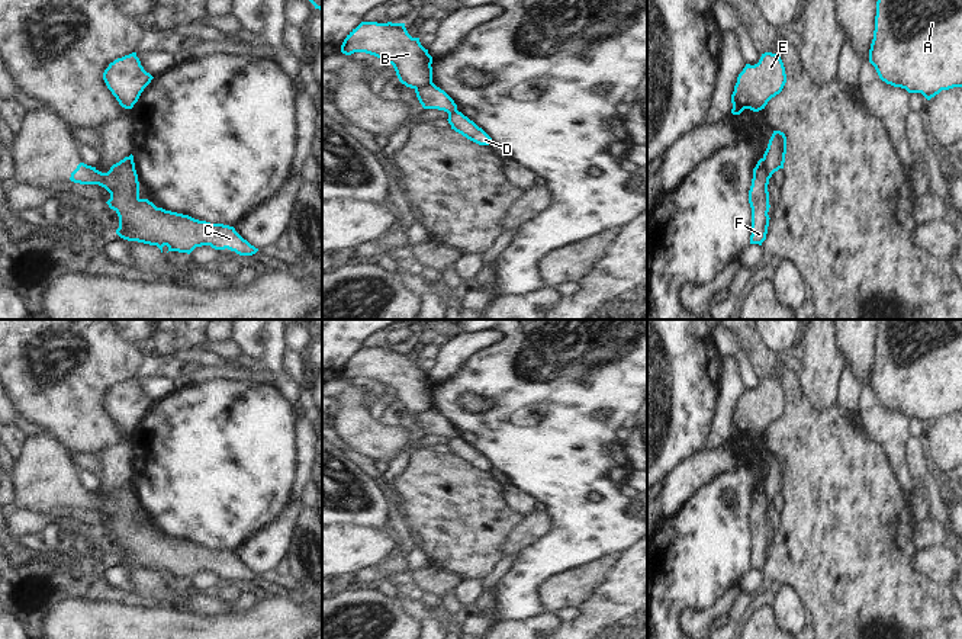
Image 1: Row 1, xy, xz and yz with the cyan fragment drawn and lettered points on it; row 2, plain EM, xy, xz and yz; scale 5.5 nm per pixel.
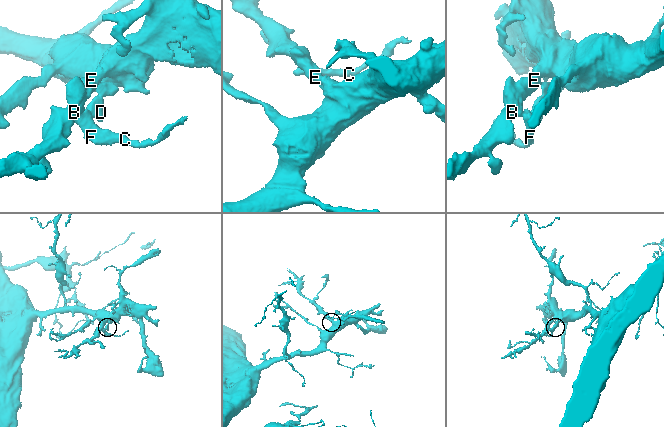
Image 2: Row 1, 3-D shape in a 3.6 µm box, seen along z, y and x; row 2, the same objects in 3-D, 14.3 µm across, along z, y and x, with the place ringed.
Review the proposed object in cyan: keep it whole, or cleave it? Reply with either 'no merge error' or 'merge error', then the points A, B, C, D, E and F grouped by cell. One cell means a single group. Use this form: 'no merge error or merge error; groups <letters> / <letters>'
merge error; groups A B D E / C F

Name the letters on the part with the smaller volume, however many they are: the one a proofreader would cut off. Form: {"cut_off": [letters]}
{"cut_off": ["C", "F"]}

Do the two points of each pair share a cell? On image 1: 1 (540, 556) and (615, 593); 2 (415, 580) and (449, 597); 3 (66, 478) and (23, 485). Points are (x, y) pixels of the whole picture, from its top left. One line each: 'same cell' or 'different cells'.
1: different cells
2: different cells
3: same cell

